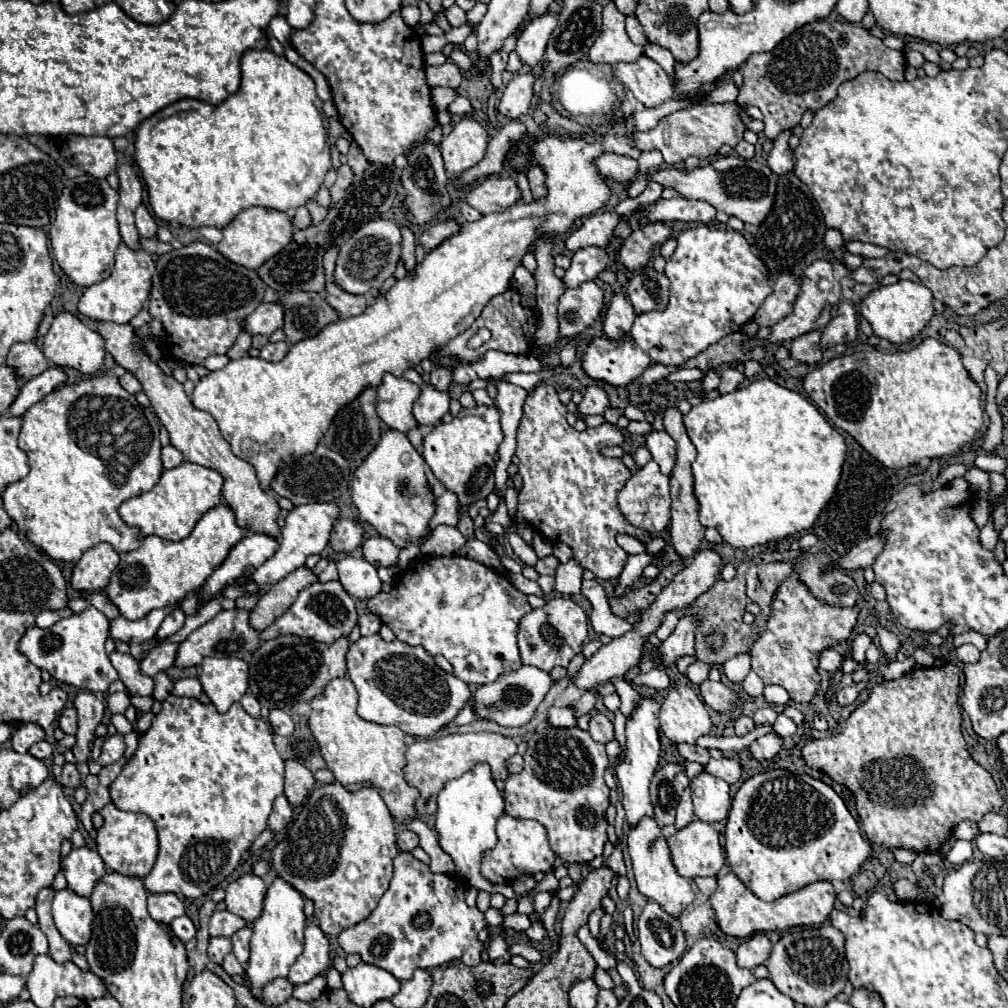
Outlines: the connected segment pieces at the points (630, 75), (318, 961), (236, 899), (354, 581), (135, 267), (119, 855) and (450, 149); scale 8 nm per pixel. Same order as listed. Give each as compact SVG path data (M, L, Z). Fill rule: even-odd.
M641 55L635 63L617 63L613 75L623 81L627 89L645 107L659 107L673 97L673 85L667 73L649 57Z
M311 923L305 929L305 951L297 959L297 963L289 971L289 981L293 985L301 985L311 981L317 975L325 975L325 971L331 967L331 949L329 941L323 935L323 931Z
M243 875L237 881L227 885L227 911L243 917L247 923L255 921L263 911L263 897L267 893L267 885L257 875Z
M343 557L337 561L339 583L355 599L369 599L381 591L377 569L363 557Z
M121 243L115 253L113 273L107 279L87 287L85 293L81 295L77 303L79 315L83 315L87 321L93 321L93 323L95 321L111 321L117 325L129 323L143 309L149 297L153 271L155 271L155 261L147 251L133 251L125 243Z
M113 803L105 805L101 809L101 815L105 819L103 827L97 831L97 853L101 855L105 869L115 871L127 877L139 877L143 879L155 865L157 859L157 831L151 817L143 813L131 813L121 811Z
M463 117L461 121L457 121L453 131L441 141L441 153L447 173L459 175L477 165L485 157L487 141L487 131L473 117Z

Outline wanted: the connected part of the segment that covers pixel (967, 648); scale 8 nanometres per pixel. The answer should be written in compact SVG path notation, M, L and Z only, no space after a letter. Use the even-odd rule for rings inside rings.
M965 643L965 645L957 647L955 655L957 655L957 659L961 663L975 663L975 661L979 661L979 649L975 645L971 645L971 643Z

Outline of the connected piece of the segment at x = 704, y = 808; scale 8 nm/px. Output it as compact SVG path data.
M701 773L691 779L689 787L691 787L693 805L695 805L695 815L701 821L707 821L707 823L725 821L731 807L729 783L709 773Z

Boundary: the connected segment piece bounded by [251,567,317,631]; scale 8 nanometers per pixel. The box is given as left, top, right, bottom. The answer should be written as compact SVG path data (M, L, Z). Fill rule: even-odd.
M299 567L283 581L271 585L269 591L263 593L259 603L251 609L251 627L263 631L267 629L267 625L273 625L273 621L291 607L299 591L315 581L317 577L307 567Z

